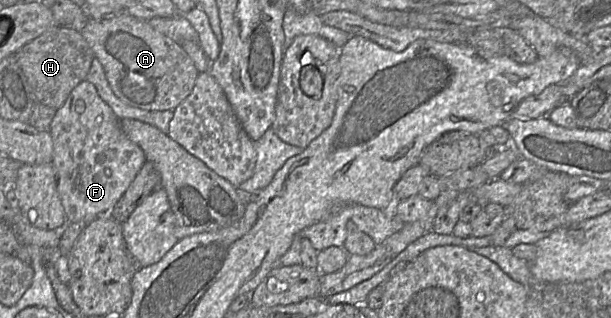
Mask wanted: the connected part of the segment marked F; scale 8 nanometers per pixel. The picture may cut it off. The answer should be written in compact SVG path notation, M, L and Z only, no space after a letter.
M87 79L80 82L65 103L56 110L49 132L53 140L52 163L56 172L57 190L68 223L90 223L102 215L108 215L147 162L143 150L122 132L120 119Z

